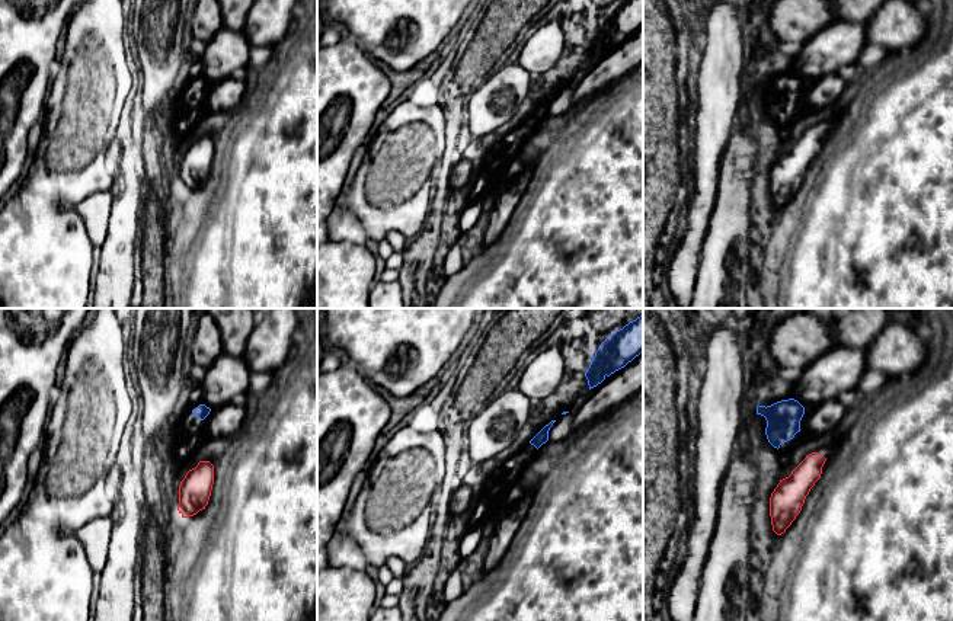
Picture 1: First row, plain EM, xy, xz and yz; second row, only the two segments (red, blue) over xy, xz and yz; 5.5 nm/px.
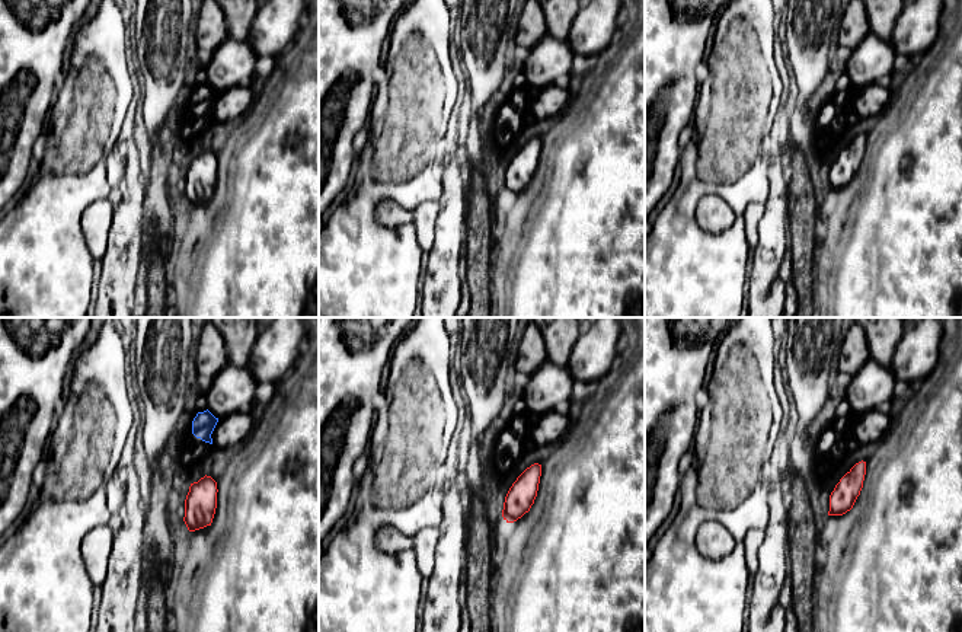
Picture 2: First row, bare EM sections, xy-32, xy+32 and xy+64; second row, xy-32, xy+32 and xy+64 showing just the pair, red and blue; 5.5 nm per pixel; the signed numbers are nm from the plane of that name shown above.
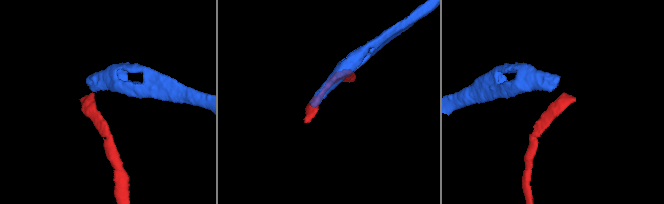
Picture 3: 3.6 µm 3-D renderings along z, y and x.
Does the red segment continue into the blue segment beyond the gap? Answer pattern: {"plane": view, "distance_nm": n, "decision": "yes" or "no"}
{"plane": "yz", "distance_nm": 120, "decision": "no"}

